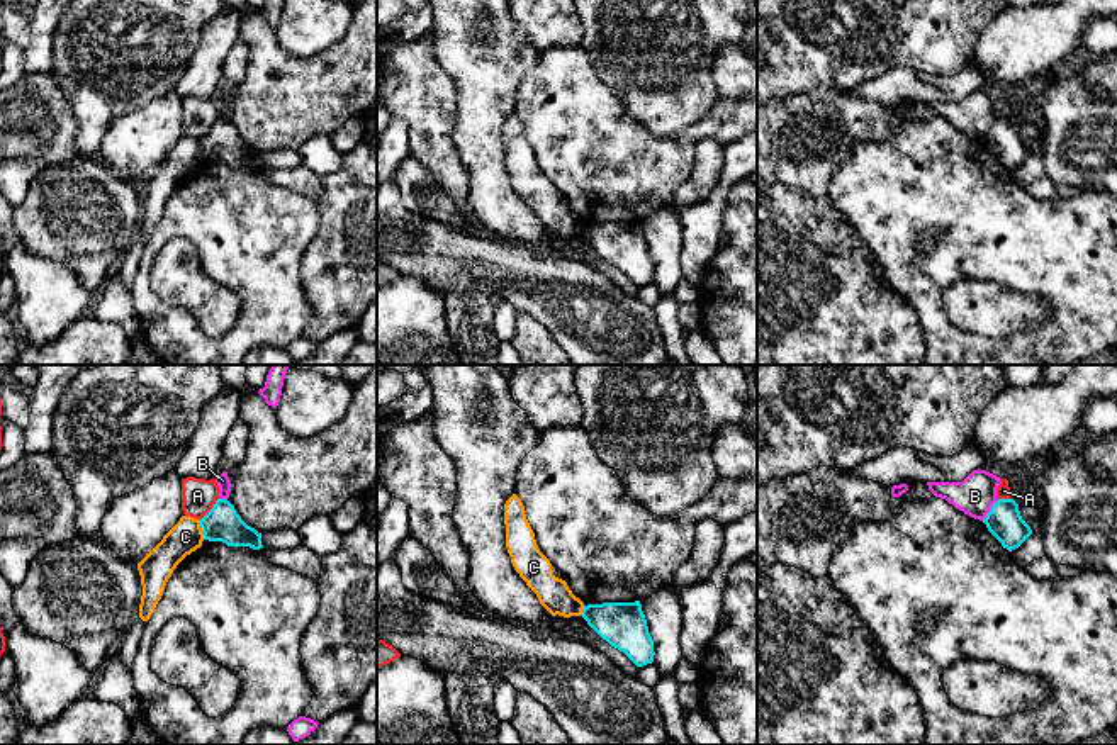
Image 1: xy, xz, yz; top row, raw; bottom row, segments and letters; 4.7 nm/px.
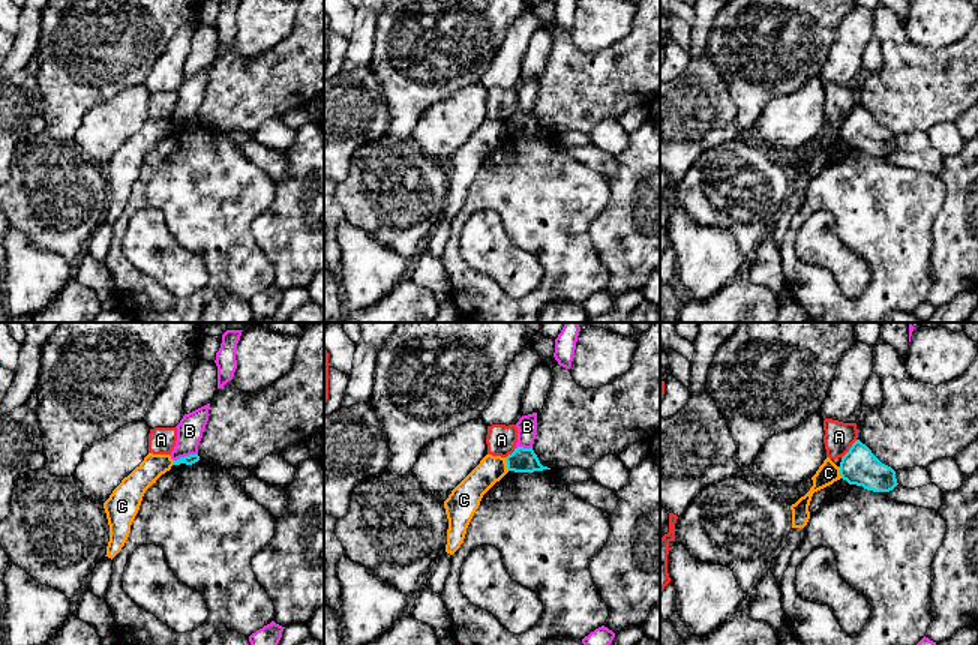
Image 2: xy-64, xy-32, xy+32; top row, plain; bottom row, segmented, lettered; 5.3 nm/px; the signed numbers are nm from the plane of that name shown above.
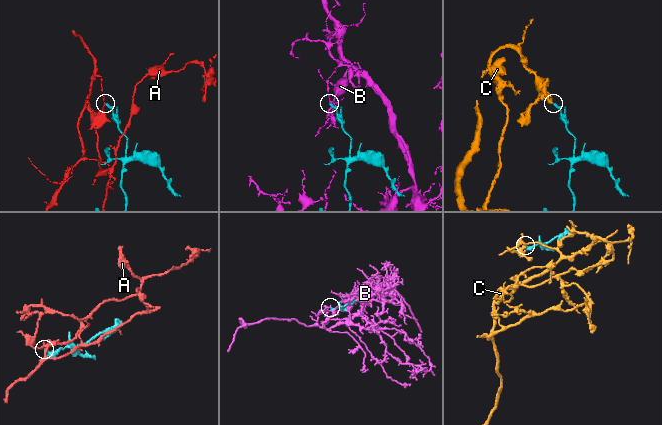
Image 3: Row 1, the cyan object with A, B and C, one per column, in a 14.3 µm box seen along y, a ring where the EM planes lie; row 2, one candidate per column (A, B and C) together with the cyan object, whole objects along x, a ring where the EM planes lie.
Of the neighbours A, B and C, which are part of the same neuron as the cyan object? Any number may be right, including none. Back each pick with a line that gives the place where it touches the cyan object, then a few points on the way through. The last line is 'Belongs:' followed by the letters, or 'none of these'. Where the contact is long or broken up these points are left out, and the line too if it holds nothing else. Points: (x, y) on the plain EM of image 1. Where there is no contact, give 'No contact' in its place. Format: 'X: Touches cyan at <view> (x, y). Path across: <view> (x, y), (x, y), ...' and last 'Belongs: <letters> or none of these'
Belongs: none of these

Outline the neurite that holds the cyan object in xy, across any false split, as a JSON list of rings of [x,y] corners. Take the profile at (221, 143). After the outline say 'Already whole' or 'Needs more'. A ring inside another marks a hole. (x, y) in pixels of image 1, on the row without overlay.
[[[217,119],[212,129],[200,139],[204,160],[222,161],[227,166],[263,168],[261,153],[248,146],[226,119]]]. Already whole

